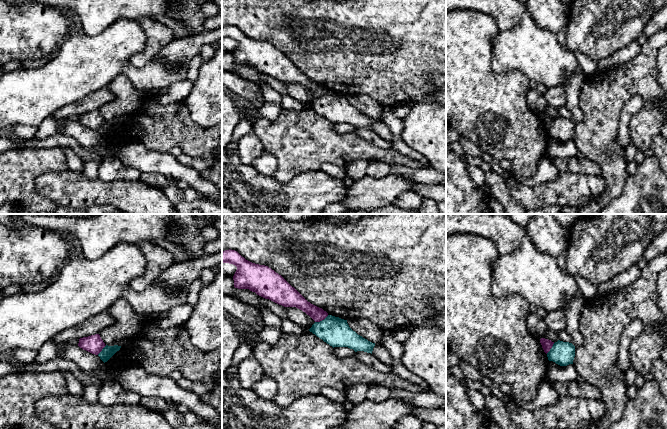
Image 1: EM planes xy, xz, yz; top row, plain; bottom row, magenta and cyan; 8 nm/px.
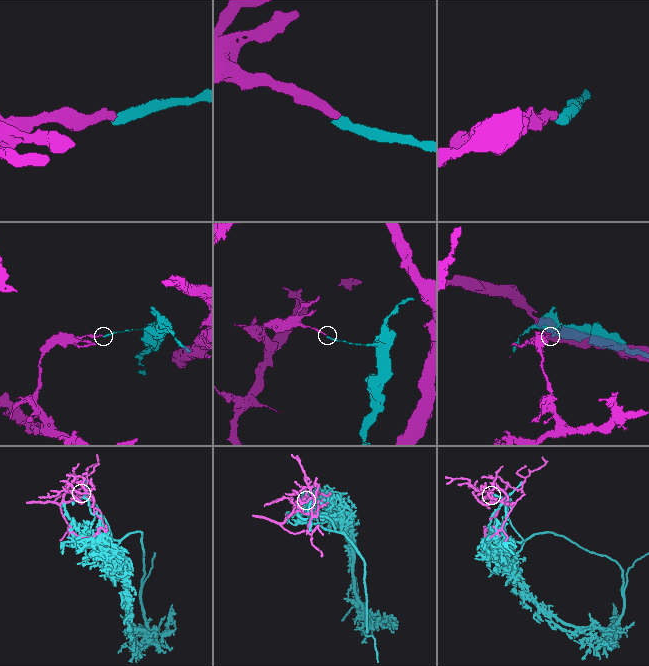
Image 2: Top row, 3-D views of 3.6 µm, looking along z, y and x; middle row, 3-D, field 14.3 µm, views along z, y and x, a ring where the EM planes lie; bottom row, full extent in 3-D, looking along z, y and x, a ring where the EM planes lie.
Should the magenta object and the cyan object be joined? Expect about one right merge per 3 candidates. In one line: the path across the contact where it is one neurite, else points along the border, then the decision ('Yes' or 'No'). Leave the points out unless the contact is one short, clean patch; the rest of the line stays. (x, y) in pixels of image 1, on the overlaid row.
Boundary: xz (328, 315), (315, 322). No

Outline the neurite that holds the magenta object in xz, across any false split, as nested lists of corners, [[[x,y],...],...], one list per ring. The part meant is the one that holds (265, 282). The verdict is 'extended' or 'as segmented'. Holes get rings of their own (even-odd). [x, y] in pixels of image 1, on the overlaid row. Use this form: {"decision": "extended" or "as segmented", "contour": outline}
{"decision": "as segmented", "contour": [[[231,249],[222,251],[223,263],[237,267],[233,276],[235,288],[249,289],[284,307],[296,307],[315,322],[320,322],[328,316],[326,311],[308,302],[281,275],[268,266],[252,263]]]}

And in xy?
{"decision": "as segmented", "contour": [[[99,334],[79,339],[78,346],[92,354],[98,355],[106,346]]]}

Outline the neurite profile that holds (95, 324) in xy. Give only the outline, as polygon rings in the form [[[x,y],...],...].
[[[108,309],[97,315],[91,316],[81,324],[67,328],[56,334],[52,339],[57,343],[68,342],[71,340],[99,334],[105,328],[115,323],[115,318],[108,312]]]

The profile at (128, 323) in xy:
[[[121,297],[108,308],[108,312],[116,321],[99,333],[105,345],[108,346],[128,344],[137,336],[146,320]]]

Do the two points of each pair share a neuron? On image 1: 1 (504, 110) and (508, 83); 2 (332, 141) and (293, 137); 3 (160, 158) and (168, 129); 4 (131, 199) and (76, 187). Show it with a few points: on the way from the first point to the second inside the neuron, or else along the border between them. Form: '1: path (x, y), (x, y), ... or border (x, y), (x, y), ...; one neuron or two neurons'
1: path (504, 103), (504, 96), (508, 90); one neuron
2: path (322, 141), (303, 140); one neuron
3: border (140, 143), (153, 150), (169, 152); two neurons
4: path (117, 194), (90, 192); one neuron

